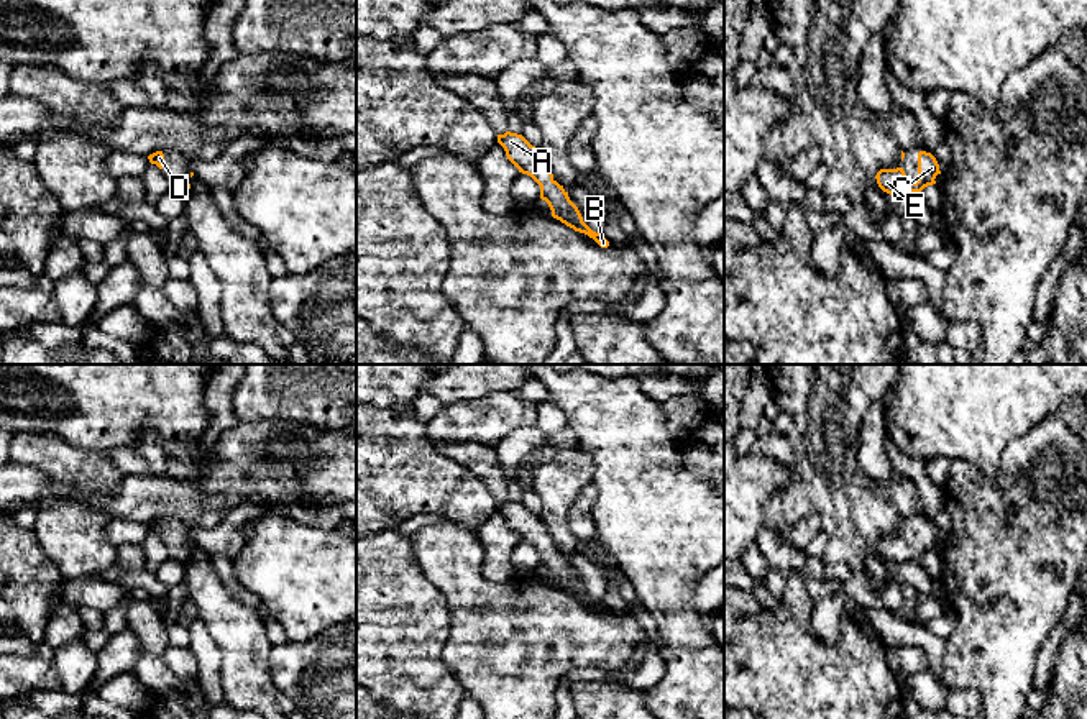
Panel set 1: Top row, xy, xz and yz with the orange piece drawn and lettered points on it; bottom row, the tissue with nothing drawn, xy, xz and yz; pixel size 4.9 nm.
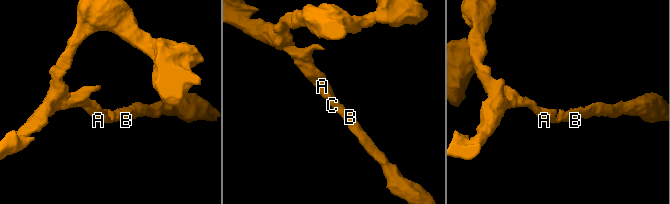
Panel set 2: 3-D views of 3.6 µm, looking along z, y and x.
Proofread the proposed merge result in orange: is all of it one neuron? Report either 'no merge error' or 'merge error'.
no merge error

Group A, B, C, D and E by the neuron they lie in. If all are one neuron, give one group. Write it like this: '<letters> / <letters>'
A B C D E

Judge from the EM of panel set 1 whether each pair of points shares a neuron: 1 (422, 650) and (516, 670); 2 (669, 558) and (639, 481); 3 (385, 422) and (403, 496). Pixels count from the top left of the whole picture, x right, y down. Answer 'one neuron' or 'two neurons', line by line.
1: two neurons
2: one neuron
3: one neuron

